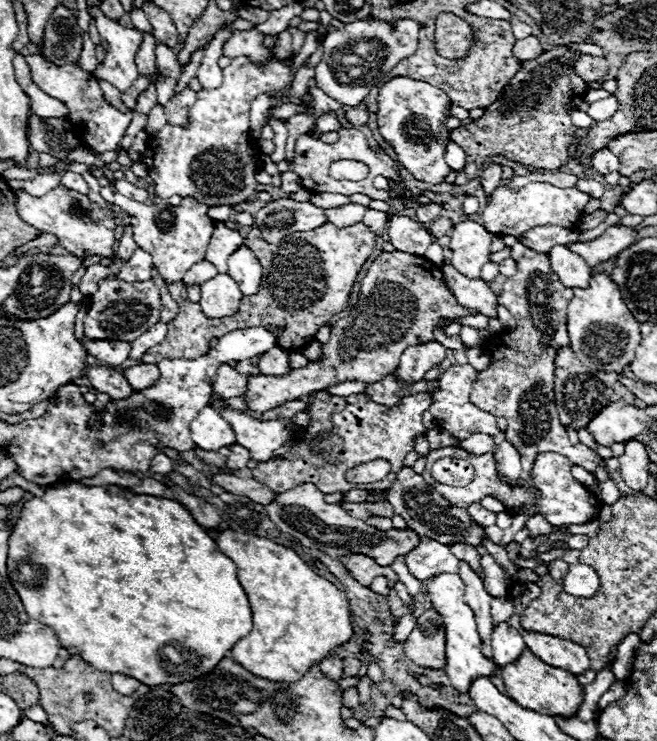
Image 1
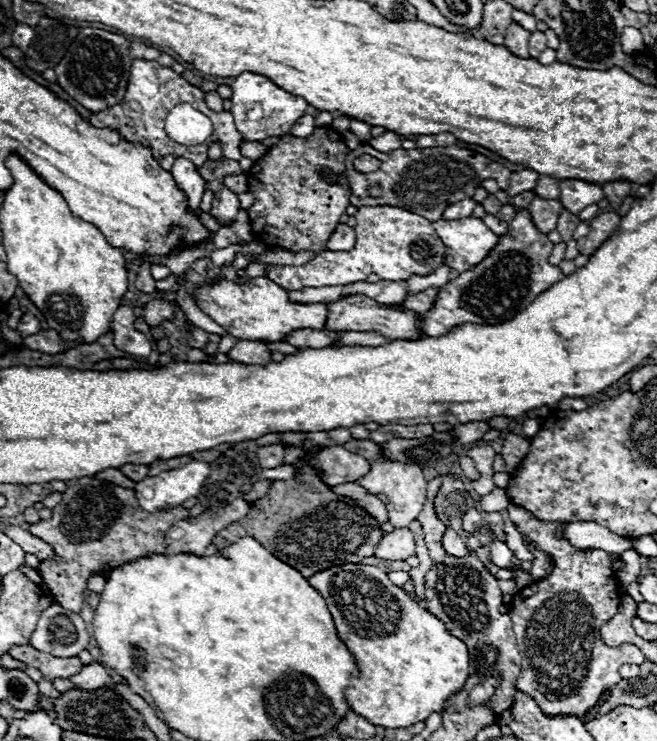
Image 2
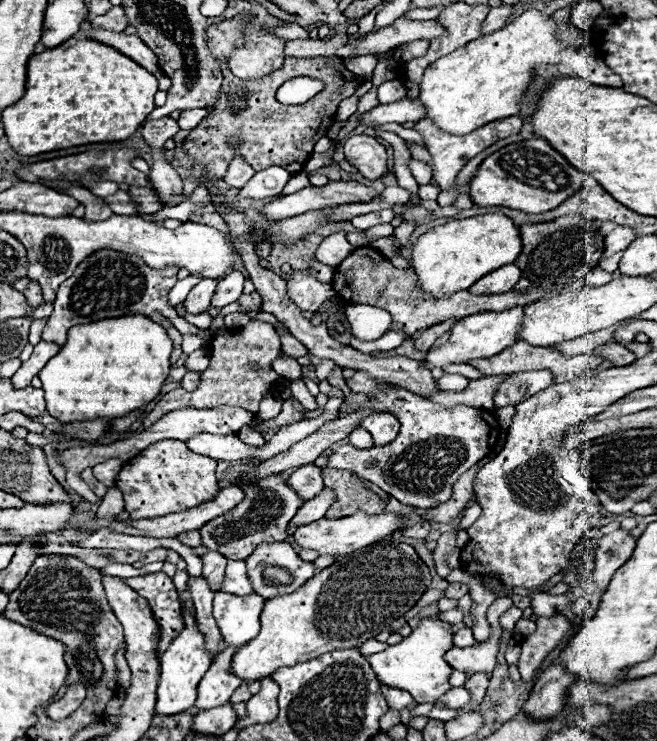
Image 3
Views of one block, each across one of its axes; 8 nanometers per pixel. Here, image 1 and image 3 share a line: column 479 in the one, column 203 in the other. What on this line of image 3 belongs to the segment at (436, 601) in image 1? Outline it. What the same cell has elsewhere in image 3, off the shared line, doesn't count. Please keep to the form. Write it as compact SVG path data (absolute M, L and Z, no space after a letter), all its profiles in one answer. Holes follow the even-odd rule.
M182 608L184 628L178 632L178 636L172 640L168 650L162 654L162 674L158 682L158 706L156 714L178 714L196 704L196 688L206 670L210 668L214 660L214 652L206 650L206 638L198 628L196 622L196 610L194 608Z

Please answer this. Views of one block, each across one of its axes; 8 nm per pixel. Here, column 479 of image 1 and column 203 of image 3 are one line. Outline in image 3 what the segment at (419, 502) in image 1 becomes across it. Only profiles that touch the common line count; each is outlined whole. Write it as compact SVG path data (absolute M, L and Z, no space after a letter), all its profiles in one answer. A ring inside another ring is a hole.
M258 462L242 464L224 472L224 480L228 480L232 486L242 488L244 500L234 506L234 510L230 510L226 516L218 516L216 520L210 520L210 524L204 524L204 528L200 528L202 546L206 546L208 550L222 552L222 556L226 556L228 560L246 560L262 542L286 540L286 528L302 506L300 496L288 486L288 480L282 474L246 480L246 474L252 472L256 464Z

